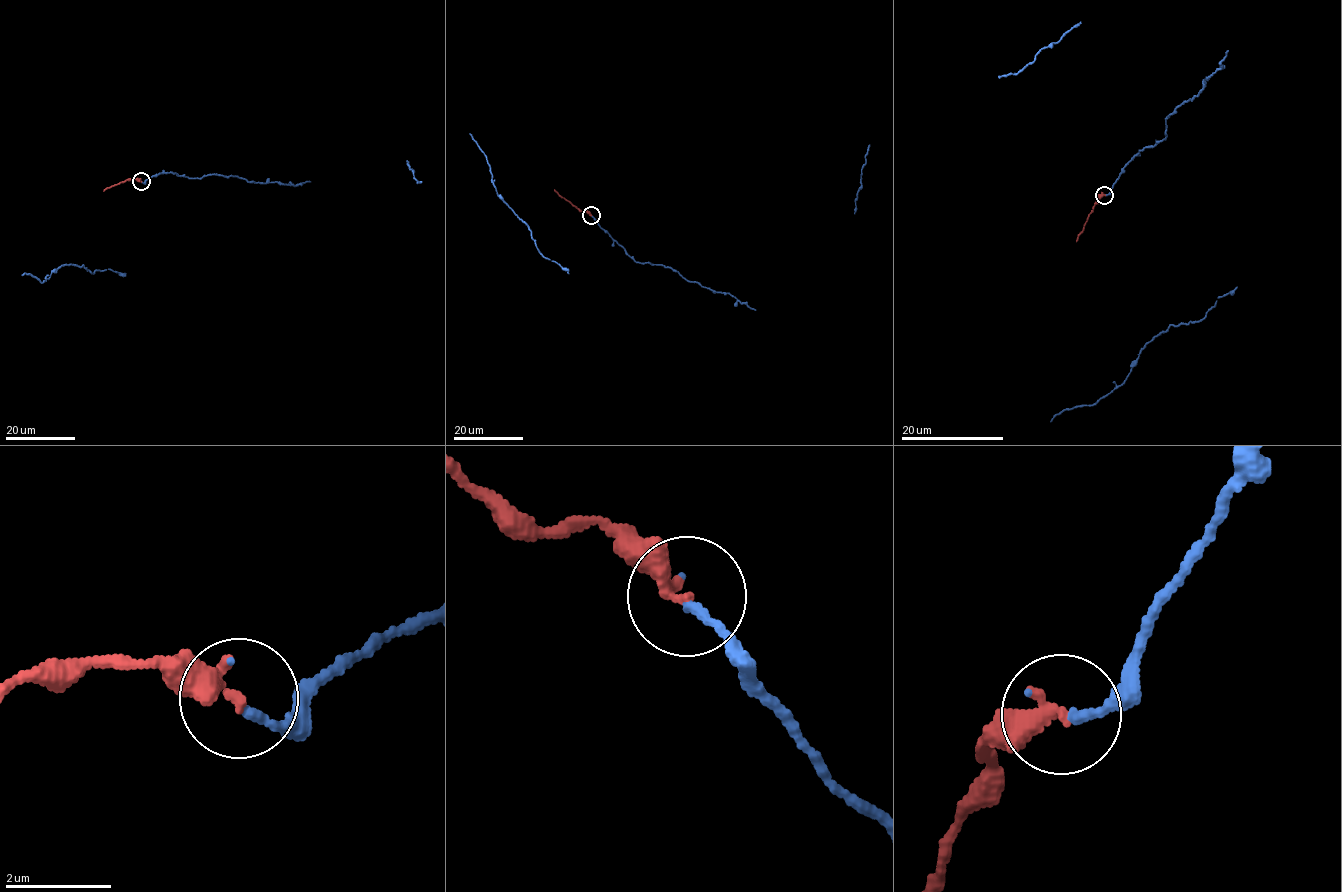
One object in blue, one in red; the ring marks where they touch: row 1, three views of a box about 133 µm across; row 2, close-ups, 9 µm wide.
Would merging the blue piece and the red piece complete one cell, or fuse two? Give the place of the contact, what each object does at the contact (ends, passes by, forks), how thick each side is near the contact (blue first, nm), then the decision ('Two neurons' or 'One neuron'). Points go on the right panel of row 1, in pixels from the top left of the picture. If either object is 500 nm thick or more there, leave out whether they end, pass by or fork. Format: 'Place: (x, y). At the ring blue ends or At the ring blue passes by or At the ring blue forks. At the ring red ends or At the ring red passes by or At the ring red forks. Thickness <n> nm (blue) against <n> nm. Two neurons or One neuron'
Place: (1104, 195). At the ring blue ends. At the ring red ends. Thickness 170 nm (blue) against 280 nm. One neuron

